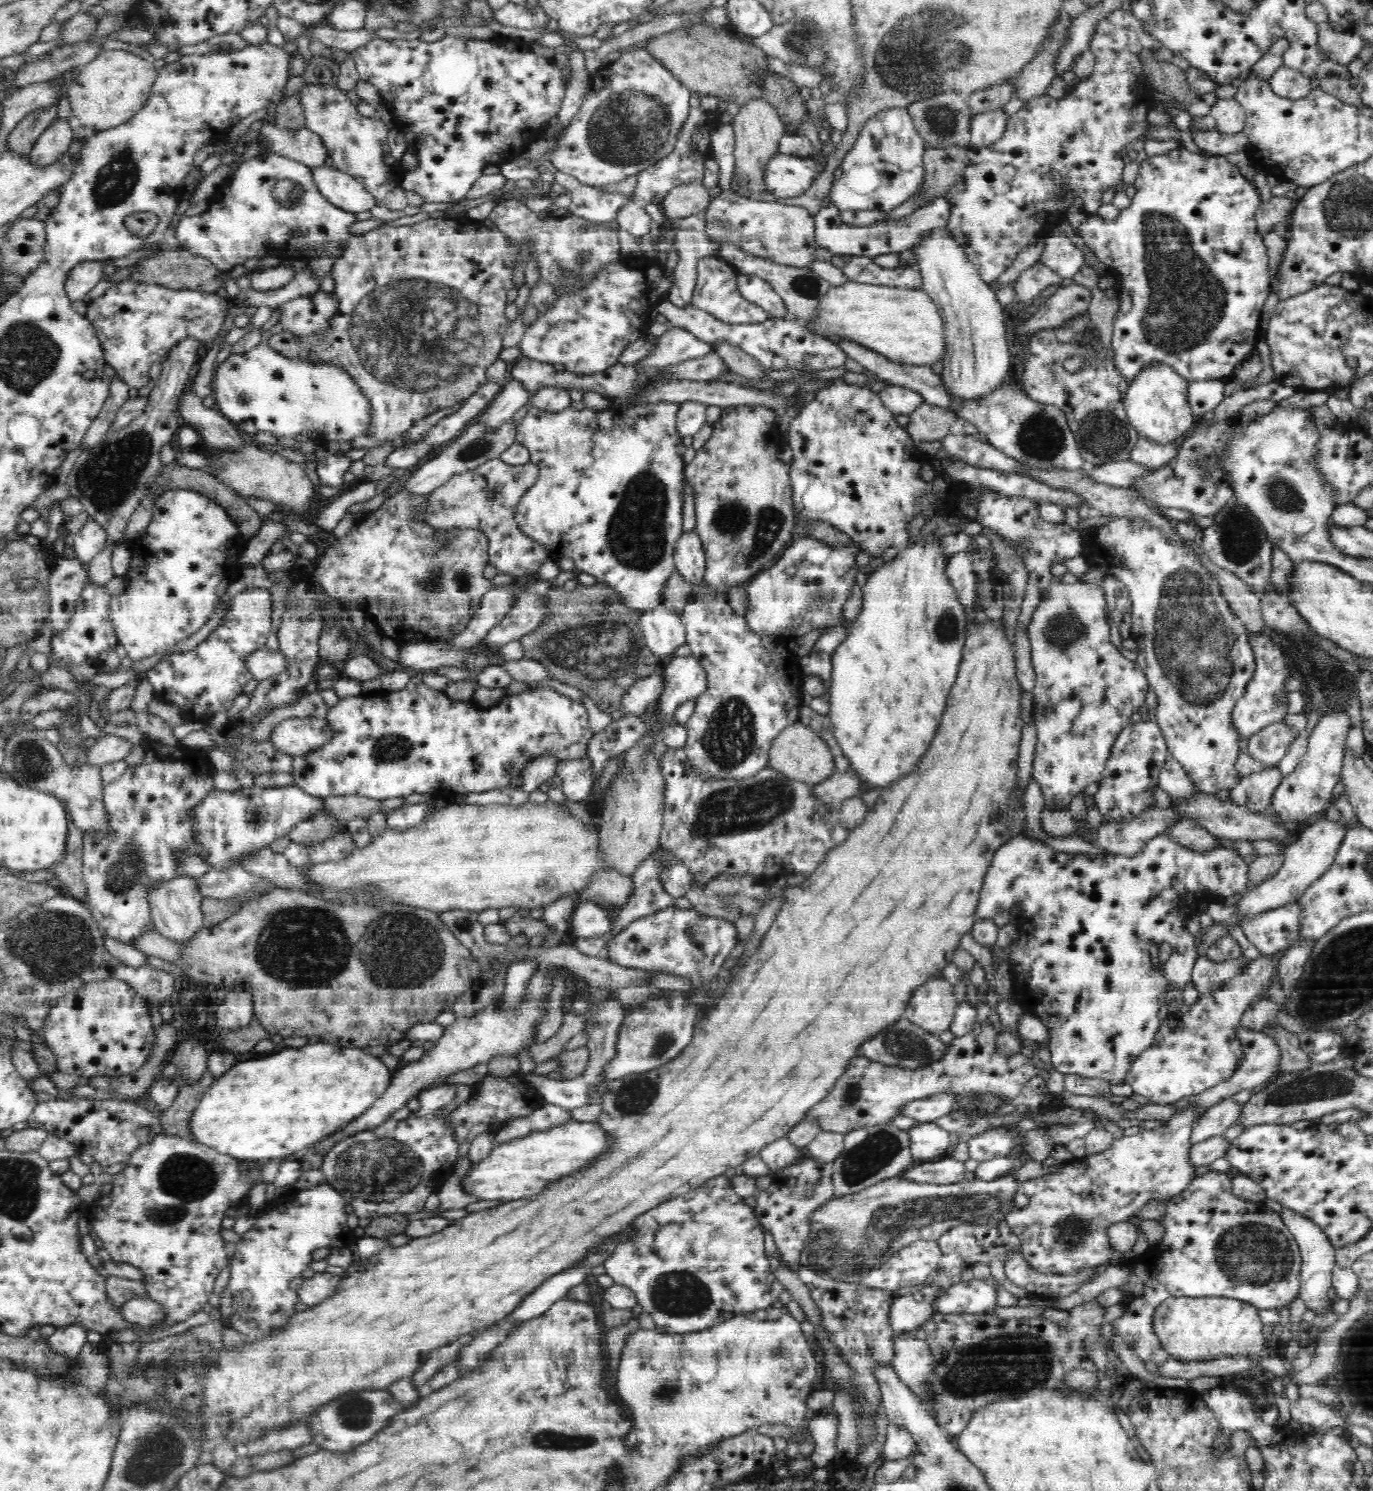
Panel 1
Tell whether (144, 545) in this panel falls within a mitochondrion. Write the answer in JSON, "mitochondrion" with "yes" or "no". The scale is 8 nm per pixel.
{"mitochondrion":"no"}

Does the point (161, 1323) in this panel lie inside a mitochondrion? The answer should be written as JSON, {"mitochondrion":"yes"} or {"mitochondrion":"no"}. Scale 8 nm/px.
{"mitochondrion":"no"}

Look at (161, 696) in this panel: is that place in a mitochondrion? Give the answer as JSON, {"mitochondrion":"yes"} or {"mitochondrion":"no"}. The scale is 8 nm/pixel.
{"mitochondrion":"no"}

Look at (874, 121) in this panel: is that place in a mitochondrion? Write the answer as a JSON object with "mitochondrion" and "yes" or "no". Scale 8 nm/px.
{"mitochondrion":"no"}

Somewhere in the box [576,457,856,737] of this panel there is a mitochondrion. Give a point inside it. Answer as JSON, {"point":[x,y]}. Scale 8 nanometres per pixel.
{"point":[638,530]}

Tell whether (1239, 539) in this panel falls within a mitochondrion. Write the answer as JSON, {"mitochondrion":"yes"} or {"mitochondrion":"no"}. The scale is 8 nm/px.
{"mitochondrion":"yes"}

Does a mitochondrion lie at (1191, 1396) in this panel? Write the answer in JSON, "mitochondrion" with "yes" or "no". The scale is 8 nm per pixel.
{"mitochondrion":"no"}

